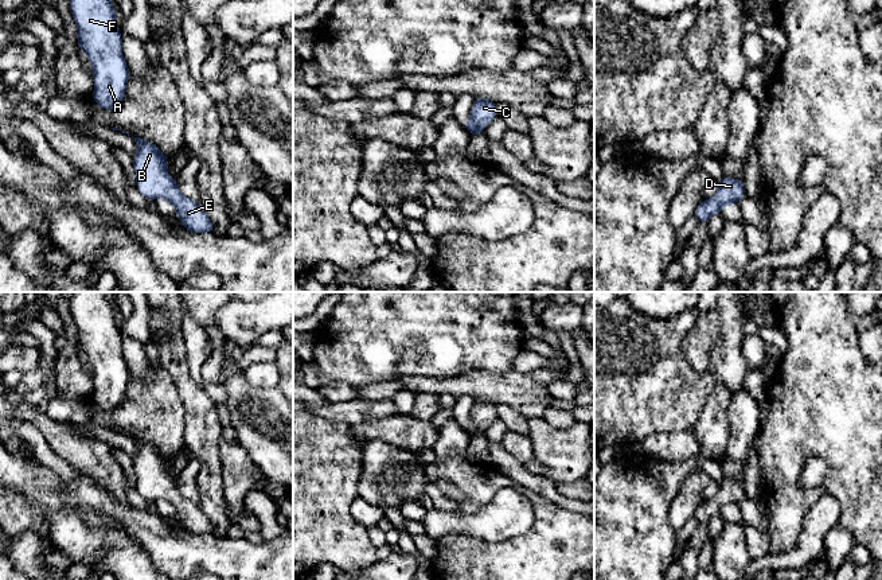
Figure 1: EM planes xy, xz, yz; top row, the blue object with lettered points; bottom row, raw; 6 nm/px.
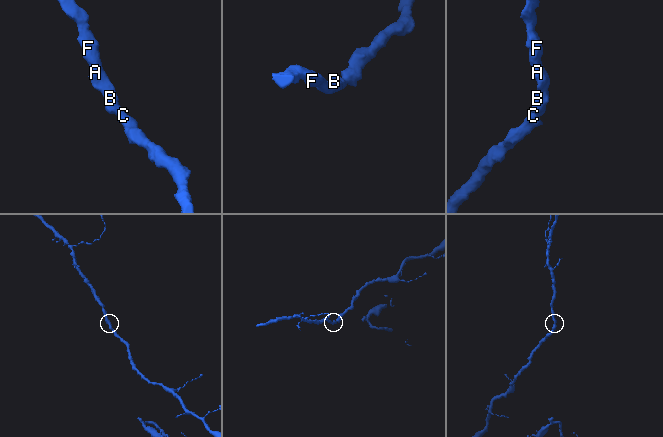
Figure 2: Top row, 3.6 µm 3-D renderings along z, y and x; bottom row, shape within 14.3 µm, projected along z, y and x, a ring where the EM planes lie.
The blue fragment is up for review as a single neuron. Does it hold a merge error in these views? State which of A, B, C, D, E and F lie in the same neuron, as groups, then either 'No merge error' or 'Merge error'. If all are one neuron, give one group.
Groups: A B C D E F. No merge error

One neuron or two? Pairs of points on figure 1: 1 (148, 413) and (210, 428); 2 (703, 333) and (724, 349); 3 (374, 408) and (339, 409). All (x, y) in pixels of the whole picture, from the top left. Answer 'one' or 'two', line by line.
1: two
2: two
3: one

